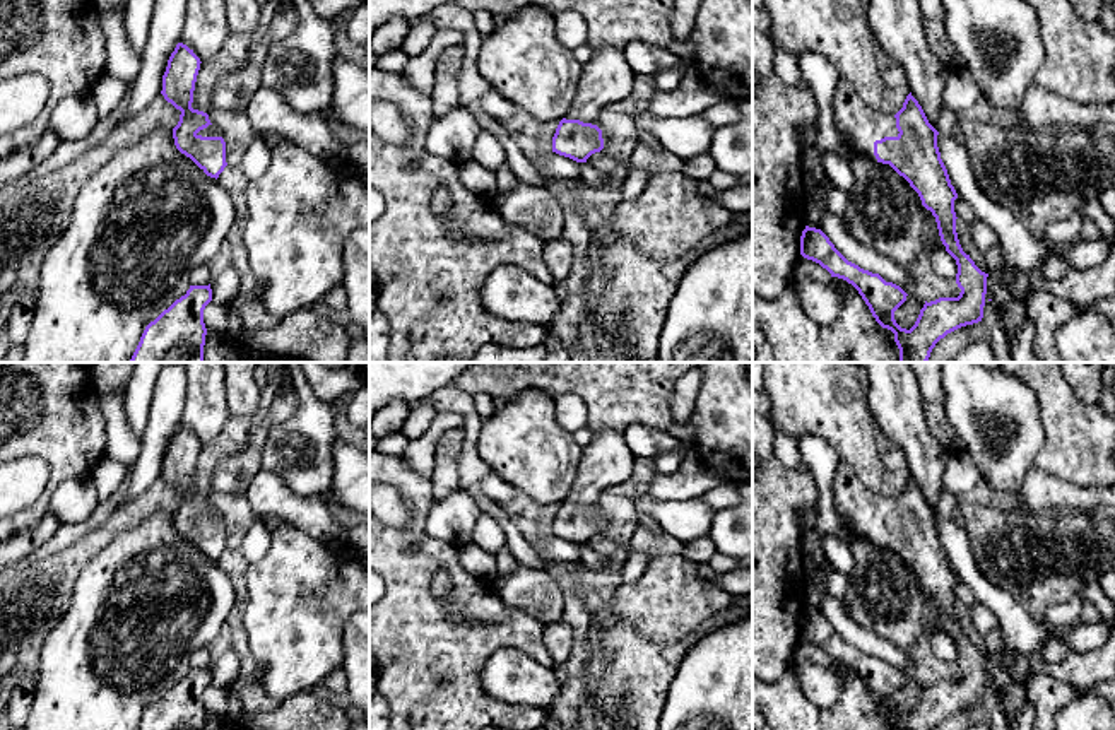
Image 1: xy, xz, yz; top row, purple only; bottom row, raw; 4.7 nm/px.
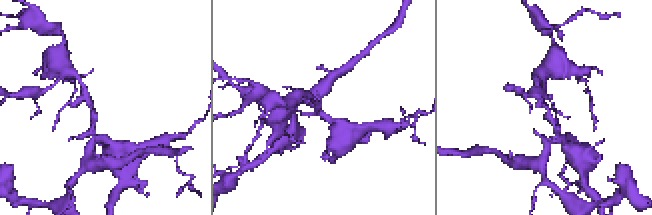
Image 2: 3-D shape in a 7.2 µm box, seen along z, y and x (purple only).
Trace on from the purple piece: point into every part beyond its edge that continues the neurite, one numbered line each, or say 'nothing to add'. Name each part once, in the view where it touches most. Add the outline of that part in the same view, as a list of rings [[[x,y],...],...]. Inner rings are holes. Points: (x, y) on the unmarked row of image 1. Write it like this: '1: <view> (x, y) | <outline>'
1: yz (859, 508) | [[[840,463],[835,474],[833,499],[838,513],[838,532],[847,525],[872,544],[877,544],[874,525],[900,516],[894,497],[864,487],[855,472],[845,463]]]

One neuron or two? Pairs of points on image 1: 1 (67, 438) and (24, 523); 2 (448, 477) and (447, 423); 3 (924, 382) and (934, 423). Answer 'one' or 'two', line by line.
1: one
2: two
3: one

